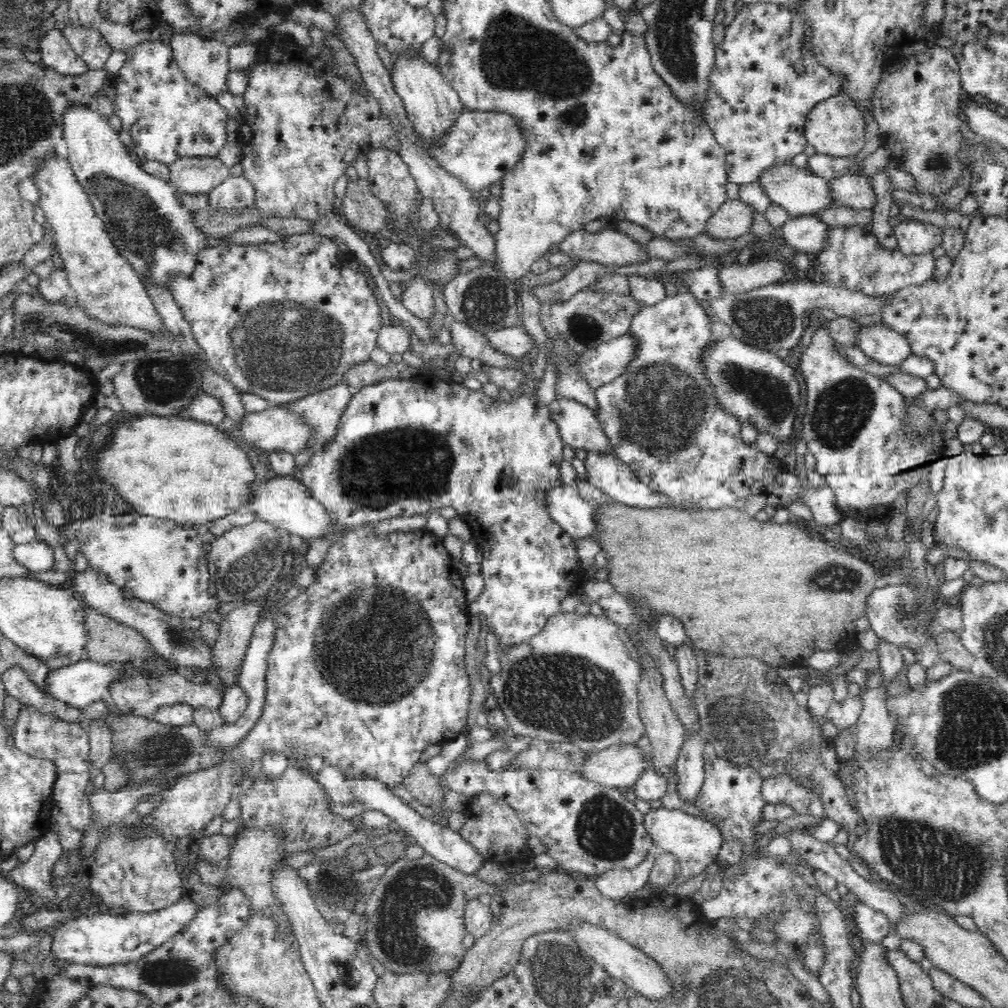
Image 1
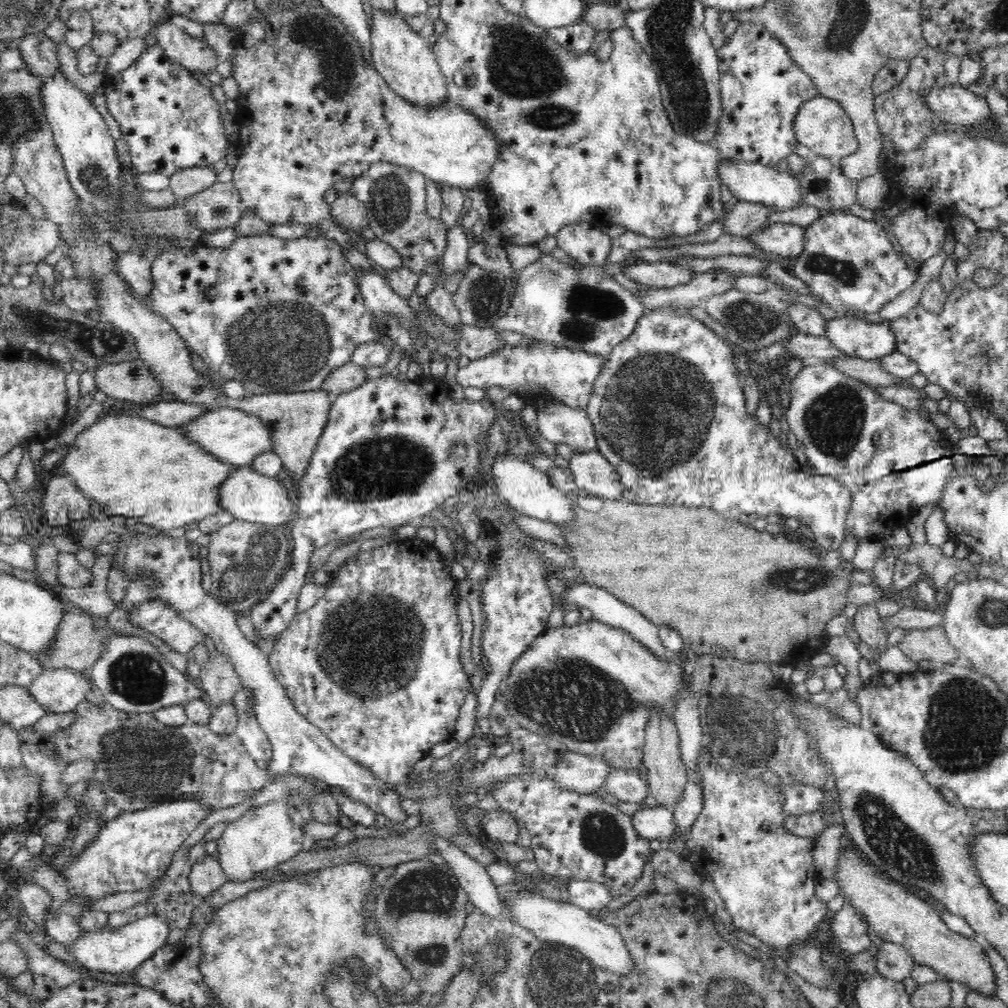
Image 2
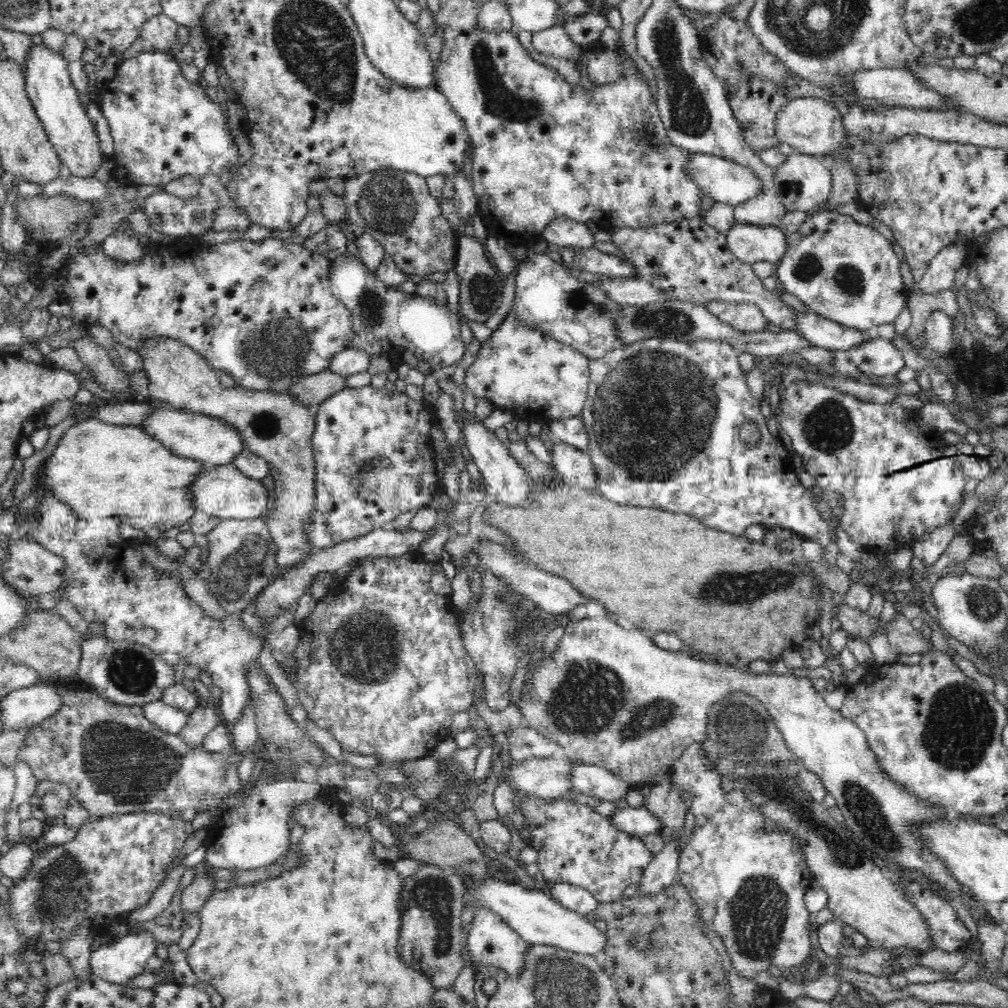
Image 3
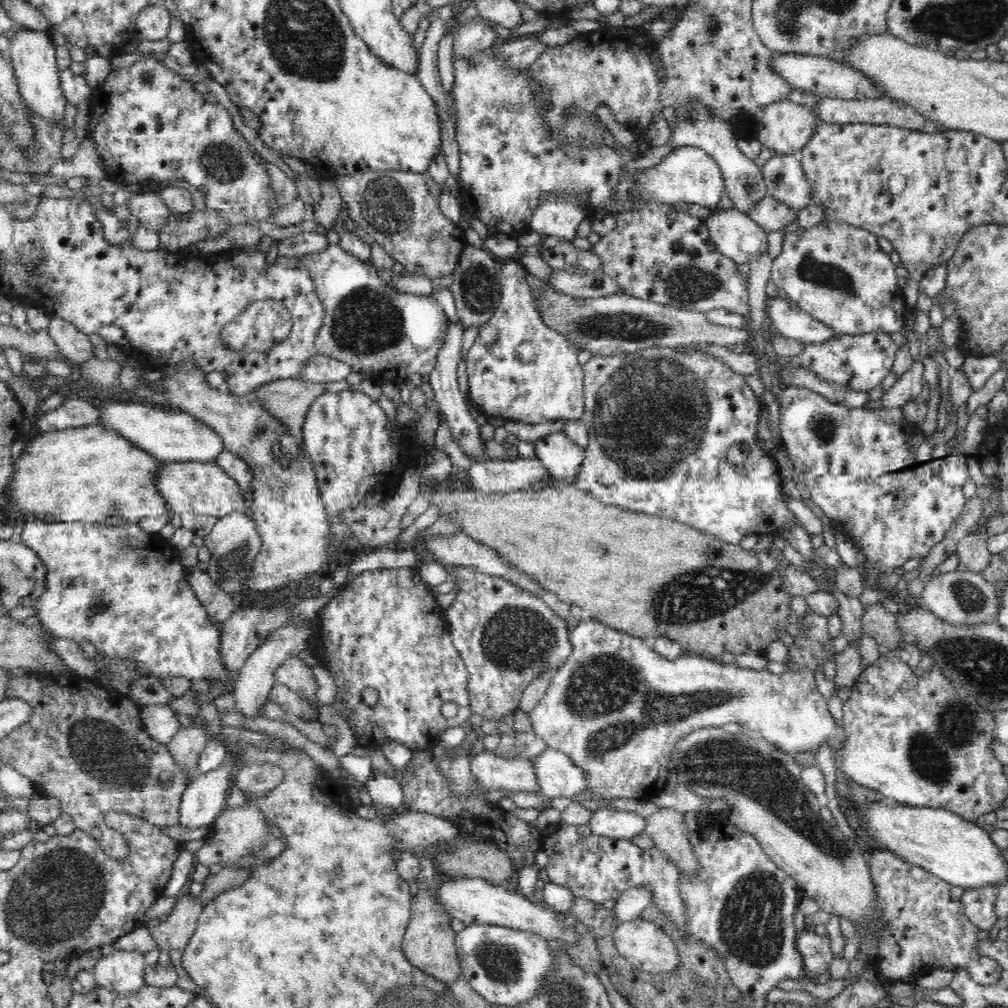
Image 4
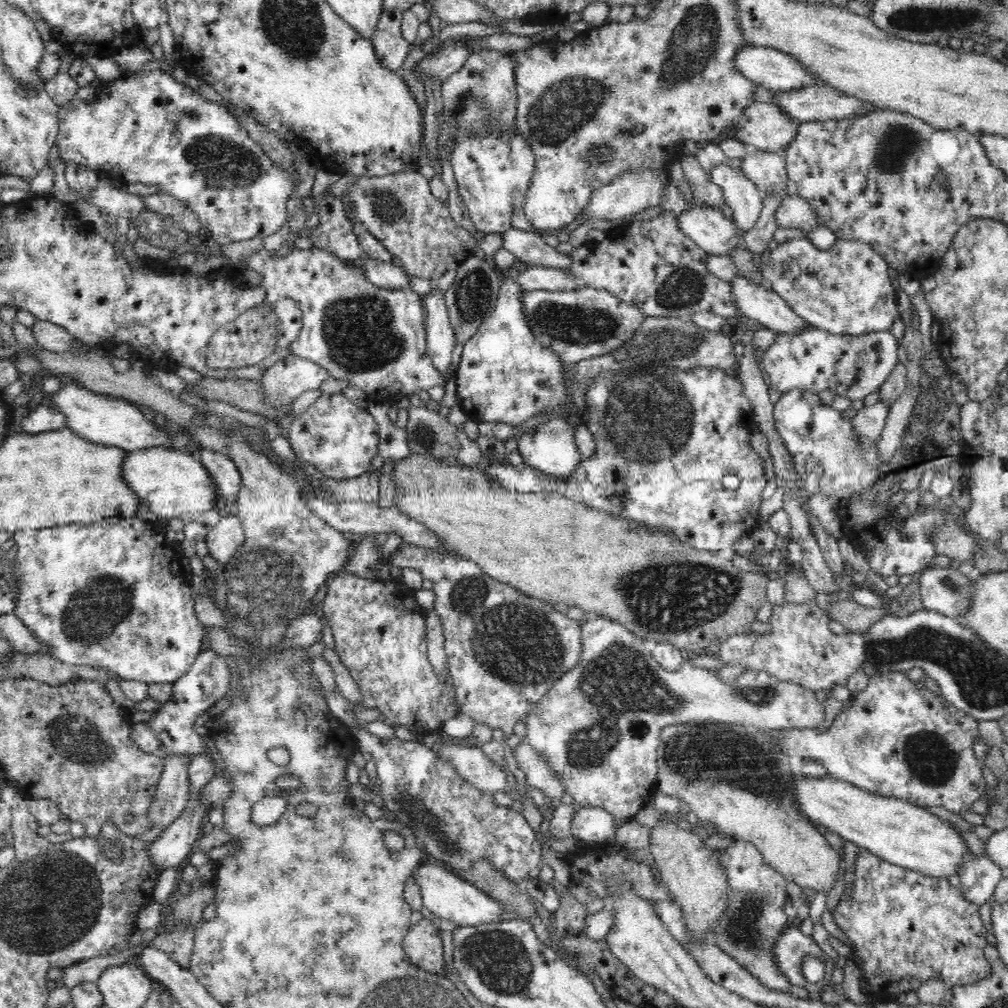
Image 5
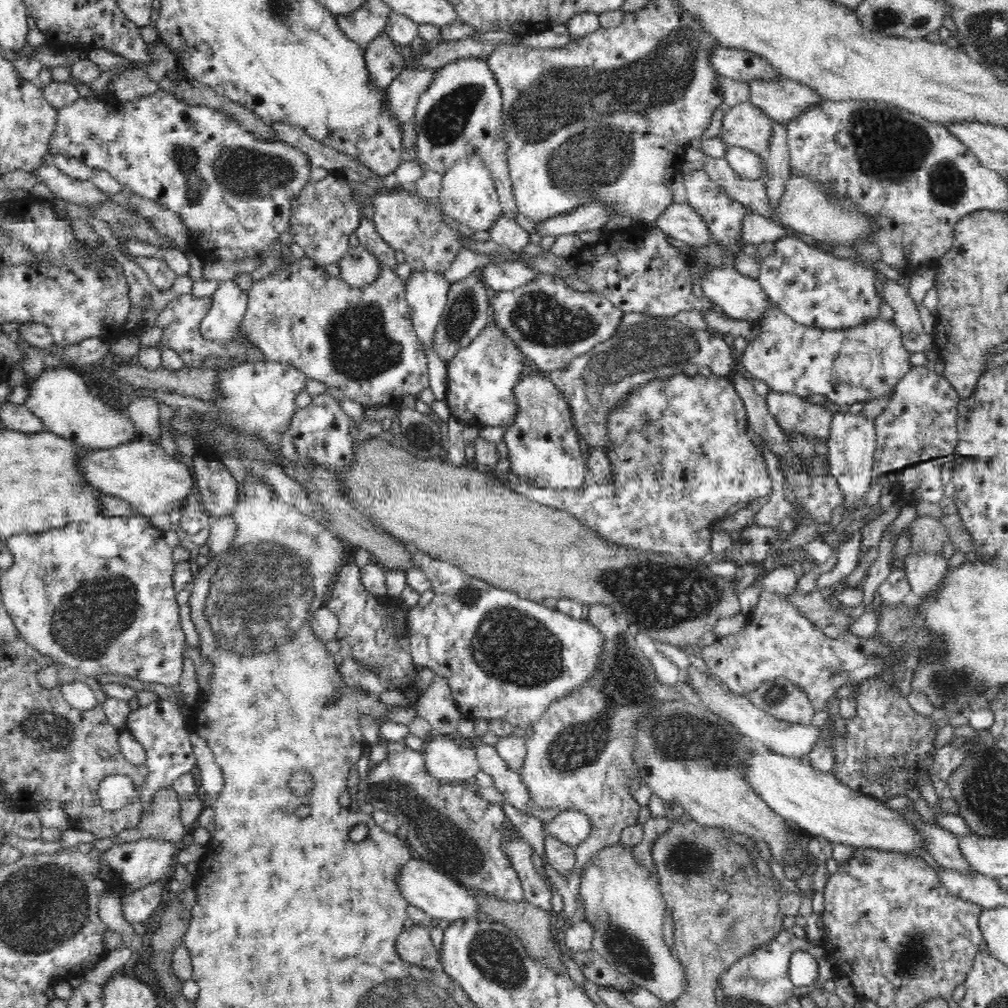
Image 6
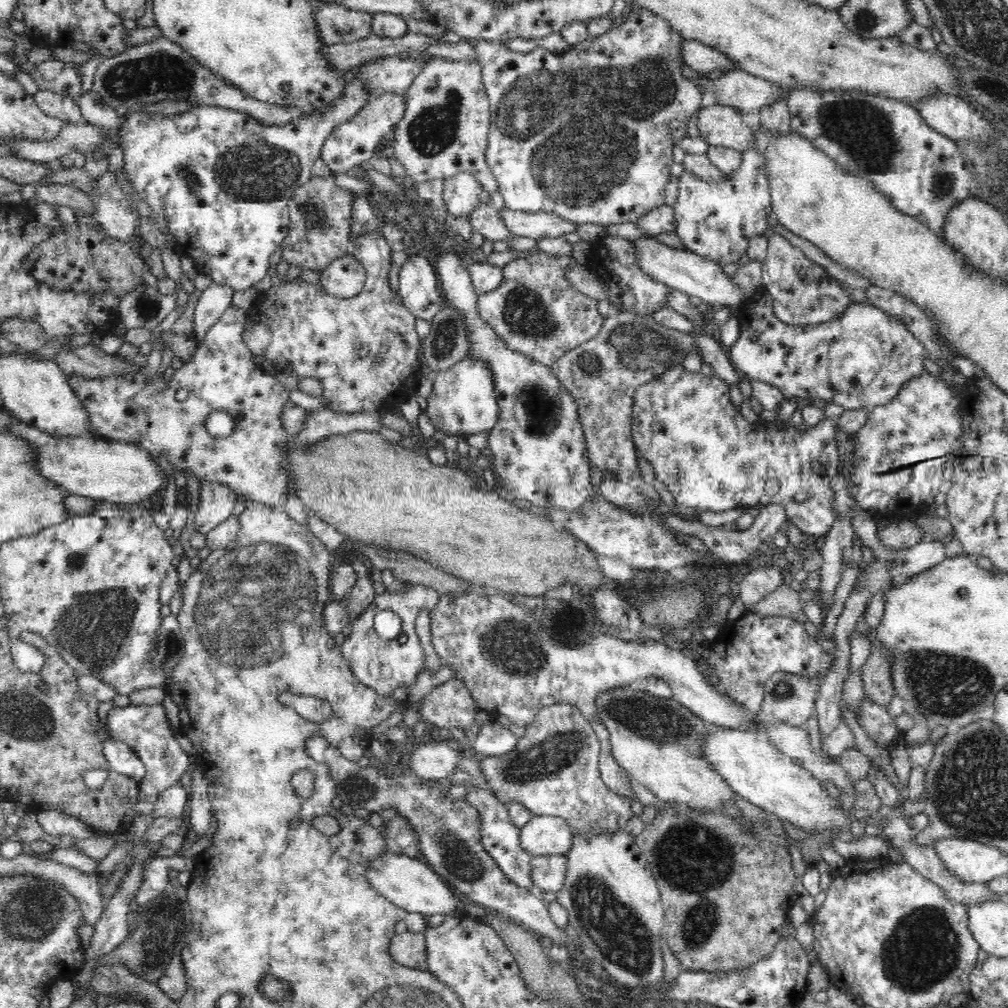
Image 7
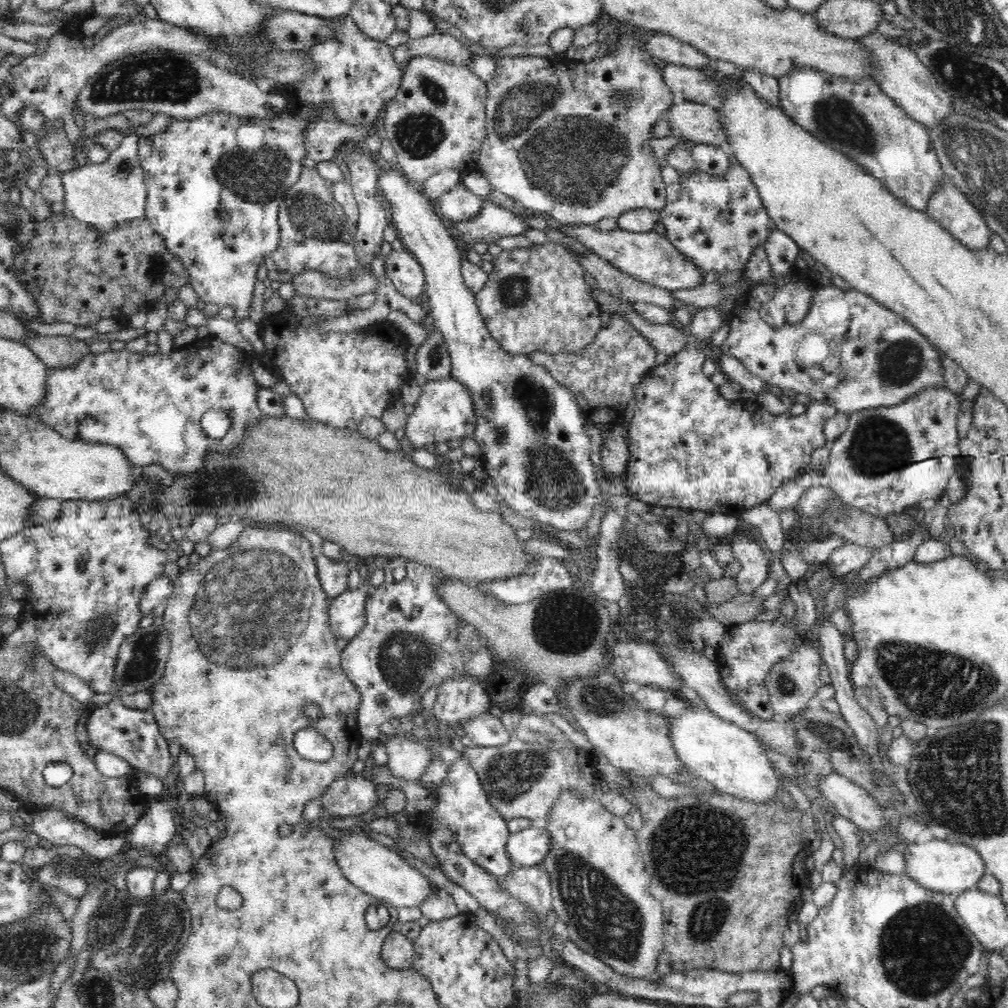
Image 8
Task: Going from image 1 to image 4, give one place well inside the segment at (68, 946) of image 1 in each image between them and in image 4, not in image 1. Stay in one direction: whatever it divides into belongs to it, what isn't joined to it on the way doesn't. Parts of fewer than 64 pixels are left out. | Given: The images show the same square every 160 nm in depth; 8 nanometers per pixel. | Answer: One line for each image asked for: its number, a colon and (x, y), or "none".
2: (119, 951)
3: (121, 960)
4: (123, 972)

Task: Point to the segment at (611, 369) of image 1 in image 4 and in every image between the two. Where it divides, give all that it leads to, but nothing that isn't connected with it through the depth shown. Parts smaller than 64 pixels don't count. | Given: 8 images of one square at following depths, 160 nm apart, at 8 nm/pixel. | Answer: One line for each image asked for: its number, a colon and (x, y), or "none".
2: (551, 374)
3: (537, 378)
4: (549, 387)

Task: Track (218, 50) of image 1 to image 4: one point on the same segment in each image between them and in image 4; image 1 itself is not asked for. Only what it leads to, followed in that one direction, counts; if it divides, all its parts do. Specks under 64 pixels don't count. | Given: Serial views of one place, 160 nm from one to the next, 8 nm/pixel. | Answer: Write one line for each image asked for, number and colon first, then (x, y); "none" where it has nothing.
2: (191, 53)
3: (159, 32)
4: (153, 22)

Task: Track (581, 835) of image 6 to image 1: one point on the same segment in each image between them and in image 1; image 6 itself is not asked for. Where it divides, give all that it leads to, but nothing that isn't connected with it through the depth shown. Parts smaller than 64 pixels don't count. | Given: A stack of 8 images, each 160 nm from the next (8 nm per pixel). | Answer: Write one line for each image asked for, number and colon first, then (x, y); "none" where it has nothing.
1: (696, 843)
2: (651, 822)
3: (637, 822)
4: (619, 824)
5: (590, 825)

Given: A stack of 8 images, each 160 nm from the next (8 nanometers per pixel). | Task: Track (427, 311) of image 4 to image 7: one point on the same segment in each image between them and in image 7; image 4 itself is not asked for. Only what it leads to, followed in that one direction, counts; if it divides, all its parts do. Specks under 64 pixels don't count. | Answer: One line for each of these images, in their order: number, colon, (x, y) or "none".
5: (374, 338)
6: (362, 341)
7: (362, 350)

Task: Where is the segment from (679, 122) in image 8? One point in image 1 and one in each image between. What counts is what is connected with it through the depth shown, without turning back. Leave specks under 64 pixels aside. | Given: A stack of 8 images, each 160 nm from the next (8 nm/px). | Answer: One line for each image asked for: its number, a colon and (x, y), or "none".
1: (835, 127)
2: (821, 124)
3: (812, 126)
4: (785, 127)
5: (762, 126)
6: (744, 126)
7: (721, 126)

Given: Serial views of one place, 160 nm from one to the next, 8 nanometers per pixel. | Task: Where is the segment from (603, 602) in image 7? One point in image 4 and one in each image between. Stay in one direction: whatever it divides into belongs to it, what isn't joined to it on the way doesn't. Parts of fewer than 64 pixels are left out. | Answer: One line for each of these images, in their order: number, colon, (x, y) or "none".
4: (616, 708)
5: (597, 728)
6: (578, 757)

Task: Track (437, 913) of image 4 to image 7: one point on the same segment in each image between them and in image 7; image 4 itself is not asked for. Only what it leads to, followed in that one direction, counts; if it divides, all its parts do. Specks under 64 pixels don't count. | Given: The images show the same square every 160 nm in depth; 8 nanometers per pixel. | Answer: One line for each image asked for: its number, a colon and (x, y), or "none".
5: (422, 944)
6: (414, 946)
7: (408, 949)

